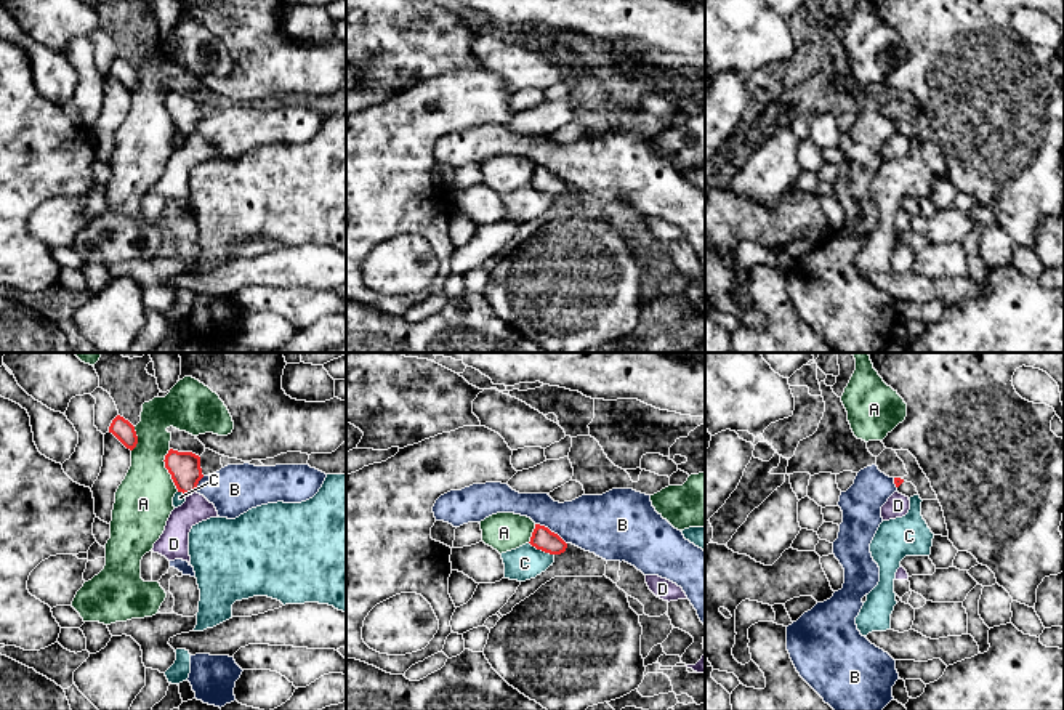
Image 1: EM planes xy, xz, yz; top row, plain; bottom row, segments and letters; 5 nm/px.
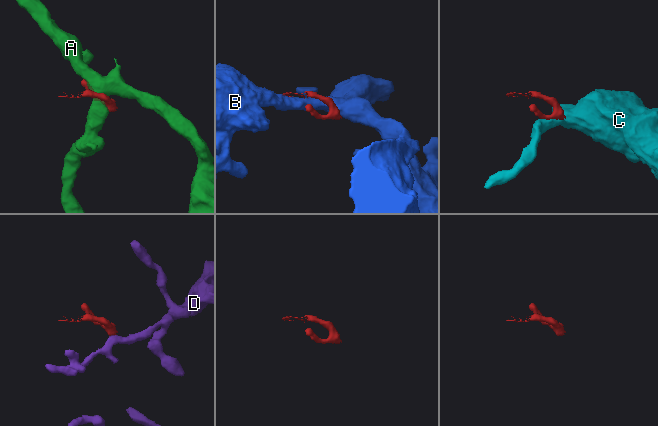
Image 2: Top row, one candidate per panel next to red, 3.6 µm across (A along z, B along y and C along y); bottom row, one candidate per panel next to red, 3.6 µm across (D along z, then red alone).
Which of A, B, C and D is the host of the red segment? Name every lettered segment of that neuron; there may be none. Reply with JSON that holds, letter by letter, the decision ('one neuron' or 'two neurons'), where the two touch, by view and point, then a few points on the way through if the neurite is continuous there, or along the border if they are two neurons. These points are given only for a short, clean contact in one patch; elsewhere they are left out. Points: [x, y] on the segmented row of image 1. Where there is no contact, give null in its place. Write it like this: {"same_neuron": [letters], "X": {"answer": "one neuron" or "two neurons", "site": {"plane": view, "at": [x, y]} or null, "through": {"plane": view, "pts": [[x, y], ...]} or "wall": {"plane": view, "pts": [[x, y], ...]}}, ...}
{"same_neuron": [], "A": {"answer": "two neurons", "site": {"plane": "xy", "at": [167, 468]}}, "B": {"answer": "two neurons", "site": {"plane": "xz", "at": [550, 531]}}, "C": {"answer": "two neurons", "site": {"plane": "xz", "at": [542, 550]}, "wall": {"plane": "xz", "pts": [[529, 542], [553, 555]]}}, "D": {"answer": "two neurons", "site": {"plane": "xy", "at": [191, 492]}, "wall": {"plane": "xy", "pts": [[194, 491], [188, 496]]}}}

